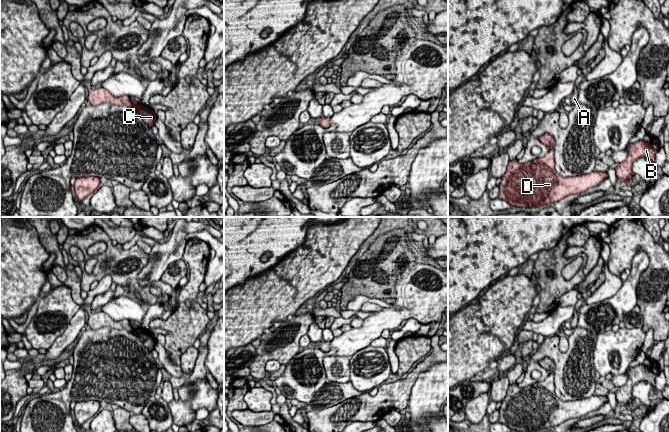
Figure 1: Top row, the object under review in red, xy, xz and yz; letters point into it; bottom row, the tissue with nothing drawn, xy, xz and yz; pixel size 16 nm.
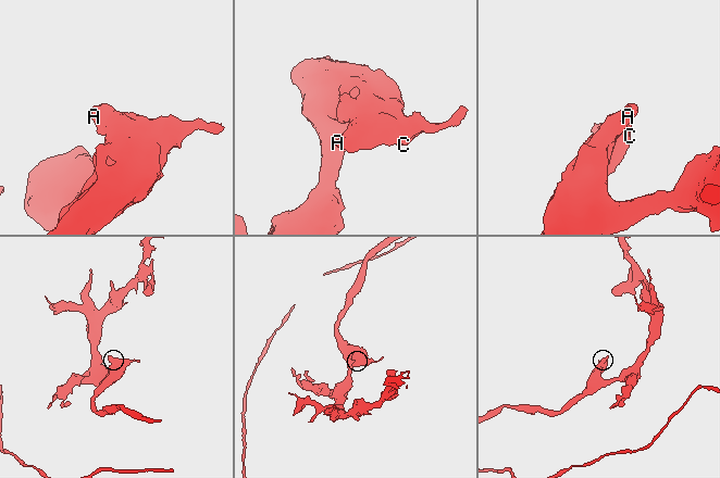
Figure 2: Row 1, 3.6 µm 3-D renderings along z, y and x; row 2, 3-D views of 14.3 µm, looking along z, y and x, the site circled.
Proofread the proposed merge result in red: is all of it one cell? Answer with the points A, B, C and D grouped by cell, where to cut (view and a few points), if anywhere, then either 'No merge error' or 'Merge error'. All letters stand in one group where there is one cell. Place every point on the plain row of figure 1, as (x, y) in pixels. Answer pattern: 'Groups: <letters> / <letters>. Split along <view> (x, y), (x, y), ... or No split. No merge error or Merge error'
Groups: A B C D. No split. No merge error

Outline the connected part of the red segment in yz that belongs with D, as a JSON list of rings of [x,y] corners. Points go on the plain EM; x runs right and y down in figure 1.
[[[554,373],[532,386],[509,385],[499,408],[498,422],[515,431],[541,431],[569,419],[581,419],[609,401],[607,395],[562,401],[555,392]]]

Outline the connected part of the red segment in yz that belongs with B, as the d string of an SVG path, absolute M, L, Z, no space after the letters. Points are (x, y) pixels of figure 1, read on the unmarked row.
M644 363L634 367L627 369L628 380L627 382L619 387L616 392L616 400L621 405L625 405L628 408L632 408L632 390L633 386L641 381L646 381L650 384L650 388L655 387L655 378L659 374L658 363L656 363L657 368L651 369L650 366L646 366Z

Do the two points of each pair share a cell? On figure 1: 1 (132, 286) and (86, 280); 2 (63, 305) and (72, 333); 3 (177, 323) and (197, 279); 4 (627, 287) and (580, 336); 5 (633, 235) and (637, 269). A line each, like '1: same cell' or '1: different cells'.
1: same cell
2: different cells
3: same cell
4: different cells
5: different cells

